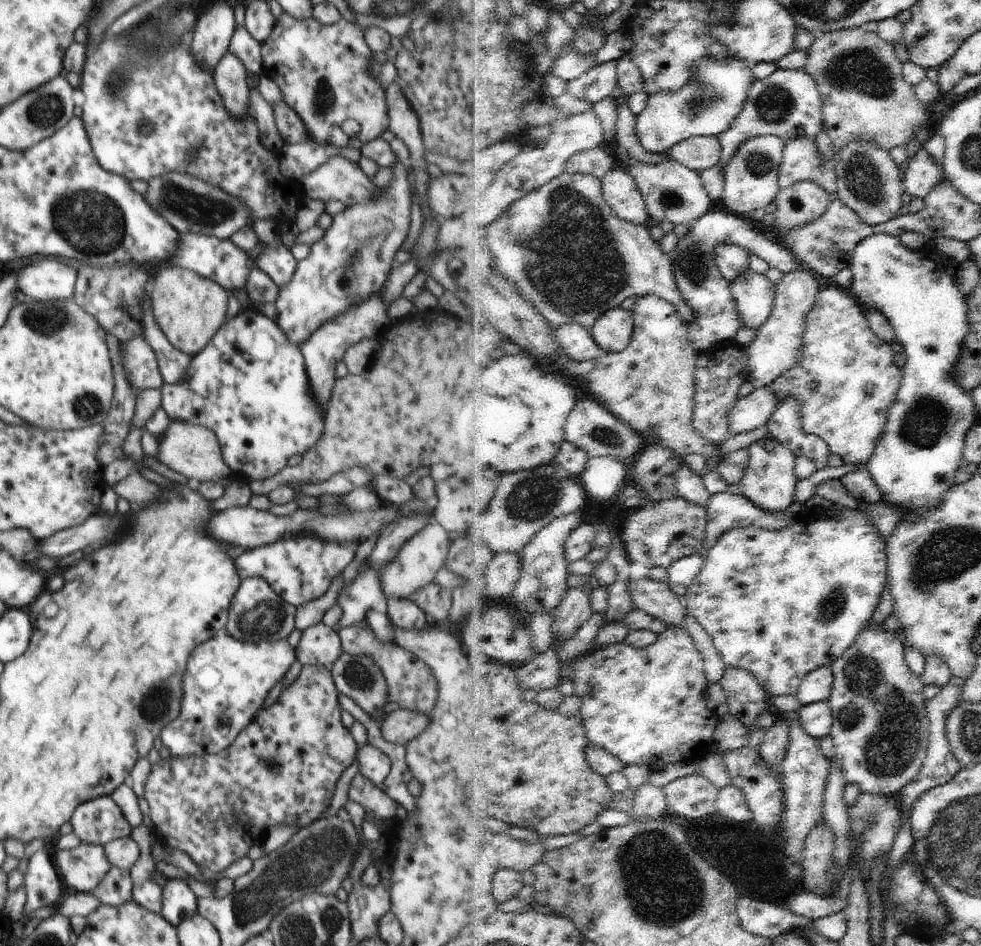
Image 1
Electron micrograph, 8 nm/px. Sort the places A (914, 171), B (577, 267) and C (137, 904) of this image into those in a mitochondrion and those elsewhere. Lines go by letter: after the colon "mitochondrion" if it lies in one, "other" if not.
A: other
B: mitochondrion
C: other

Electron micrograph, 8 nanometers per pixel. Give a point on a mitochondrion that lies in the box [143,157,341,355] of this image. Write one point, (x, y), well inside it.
(202, 210)

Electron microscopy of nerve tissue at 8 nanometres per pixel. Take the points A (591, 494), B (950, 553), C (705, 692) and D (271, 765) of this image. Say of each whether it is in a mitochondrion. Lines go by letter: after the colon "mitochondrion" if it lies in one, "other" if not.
A: other
B: mitochondrion
C: other
D: mitochondrion

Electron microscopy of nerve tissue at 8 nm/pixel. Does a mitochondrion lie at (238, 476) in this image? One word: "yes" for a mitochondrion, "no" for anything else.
no

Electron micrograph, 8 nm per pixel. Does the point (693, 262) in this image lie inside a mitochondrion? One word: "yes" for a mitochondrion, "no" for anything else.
yes

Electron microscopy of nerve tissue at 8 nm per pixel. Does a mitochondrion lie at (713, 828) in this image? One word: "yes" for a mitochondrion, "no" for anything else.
no

